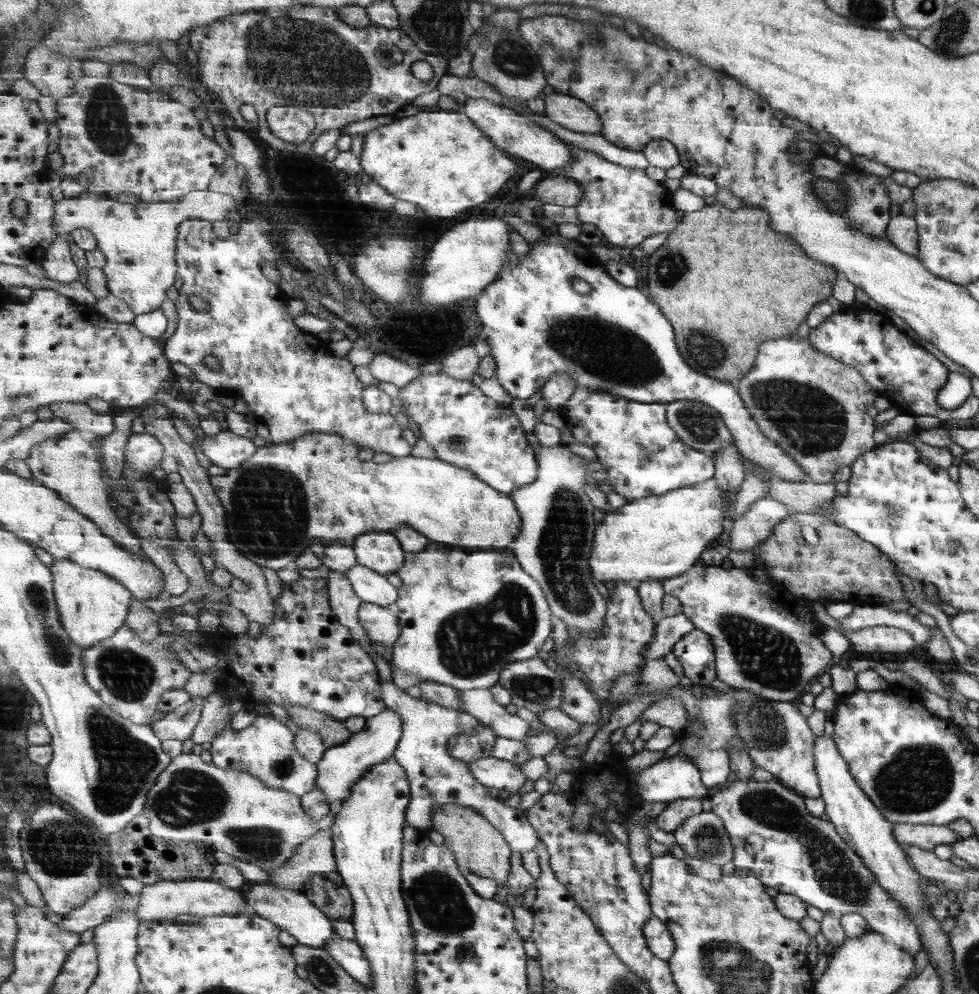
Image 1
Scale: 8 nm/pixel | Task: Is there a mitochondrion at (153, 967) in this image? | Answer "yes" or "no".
no

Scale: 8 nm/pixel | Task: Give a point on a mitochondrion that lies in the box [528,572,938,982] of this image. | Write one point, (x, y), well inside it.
(834, 873)

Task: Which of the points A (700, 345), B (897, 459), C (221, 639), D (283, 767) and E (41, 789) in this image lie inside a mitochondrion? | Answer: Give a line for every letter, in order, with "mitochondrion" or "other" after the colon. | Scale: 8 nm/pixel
A: mitochondrion
B: other
C: other
D: mitochondrion
E: other

